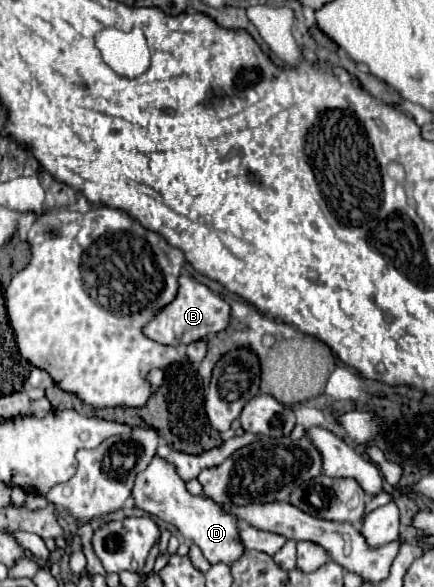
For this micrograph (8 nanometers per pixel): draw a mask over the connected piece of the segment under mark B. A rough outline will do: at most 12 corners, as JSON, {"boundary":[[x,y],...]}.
{"boundary":[[190,275],[142,333],[192,343],[228,325],[228,303]]}

